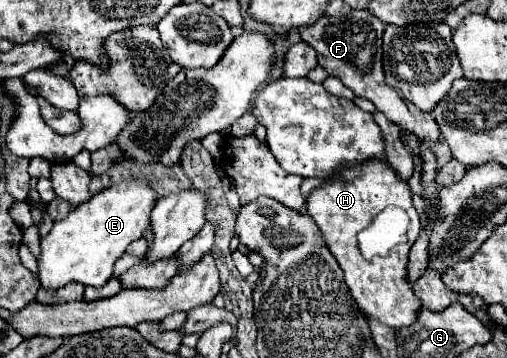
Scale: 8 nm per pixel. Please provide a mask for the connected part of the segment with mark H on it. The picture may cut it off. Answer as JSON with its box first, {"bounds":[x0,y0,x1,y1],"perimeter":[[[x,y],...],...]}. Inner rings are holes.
{"bounds":[306,160,420,332],"perimeter":[[[368,160],[362,166],[344,168],[334,172],[328,184],[324,184],[318,190],[312,190],[306,198],[306,210],[318,224],[326,246],[338,260],[340,268],[344,270],[344,280],[358,302],[360,310],[368,318],[376,318],[384,326],[398,332],[400,328],[408,328],[416,322],[416,316],[420,312],[420,298],[414,294],[412,284],[408,280],[406,264],[408,264],[408,250],[416,242],[418,230],[420,230],[420,216],[416,208],[412,206],[412,194],[404,180],[396,176],[396,172],[384,164],[382,160]],[[386,206],[400,206],[410,216],[410,232],[408,242],[402,246],[396,246],[396,250],[390,252],[386,258],[372,258],[366,260],[358,248],[358,232],[368,228],[378,212],[382,212]]]}

